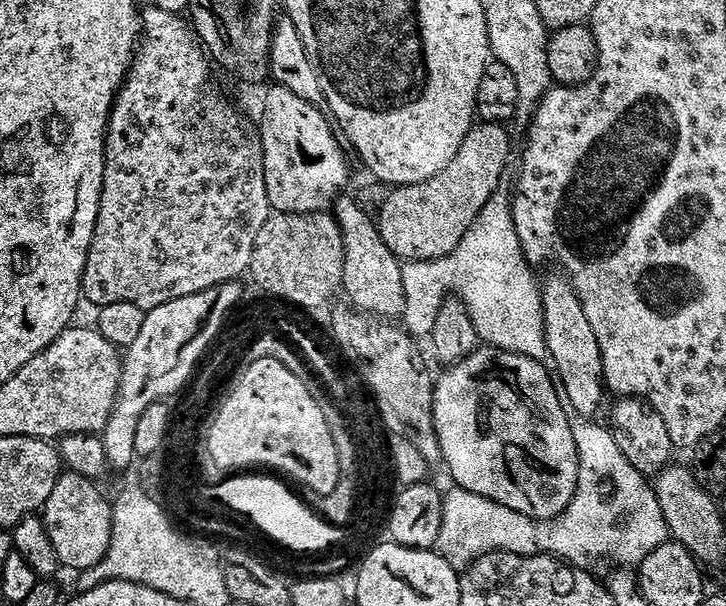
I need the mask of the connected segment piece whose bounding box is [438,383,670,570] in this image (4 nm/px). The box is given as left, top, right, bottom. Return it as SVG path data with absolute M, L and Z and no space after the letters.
M557 383L556 393L562 402L562 410L571 418L574 442L578 446L580 469L578 470L578 486L570 506L553 520L531 520L519 516L506 506L498 506L498 502L482 498L478 494L470 494L465 488L449 487L444 496L444 521L438 551L450 566L463 570L481 556L489 556L492 552L509 552L519 556L554 556L567 560L577 566L592 566L599 560L613 560L616 566L639 566L649 554L658 550L658 546L669 543L670 533L666 526L666 514L662 514L662 506L658 506L656 489L650 483L649 477L644 476L630 462L622 450L618 450L618 442L614 442L611 431L595 419L578 416L573 403L566 394L566 386Z

